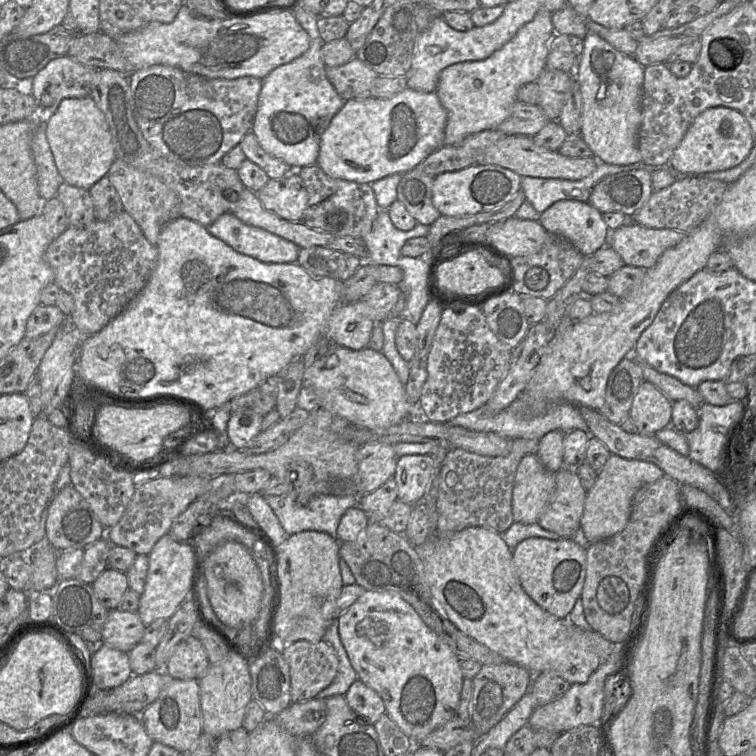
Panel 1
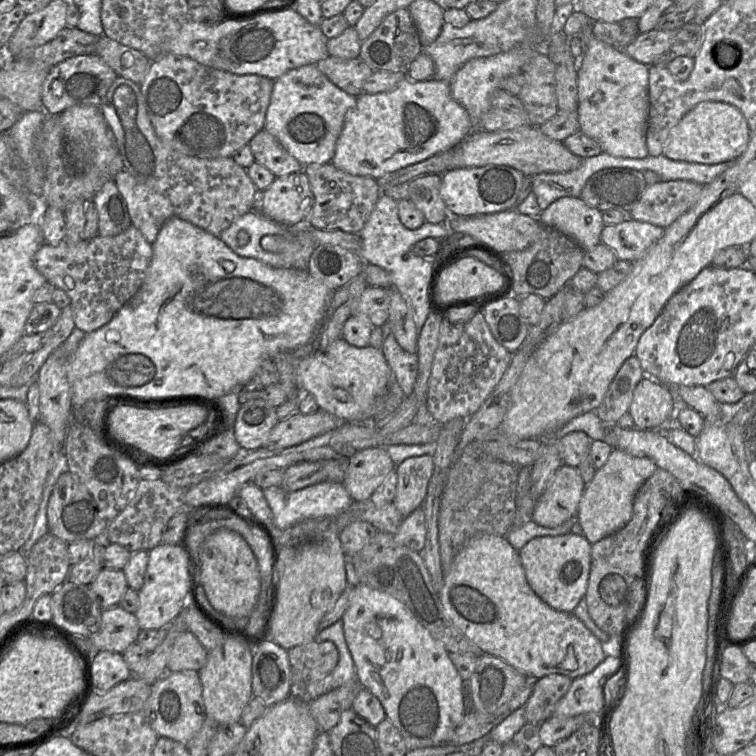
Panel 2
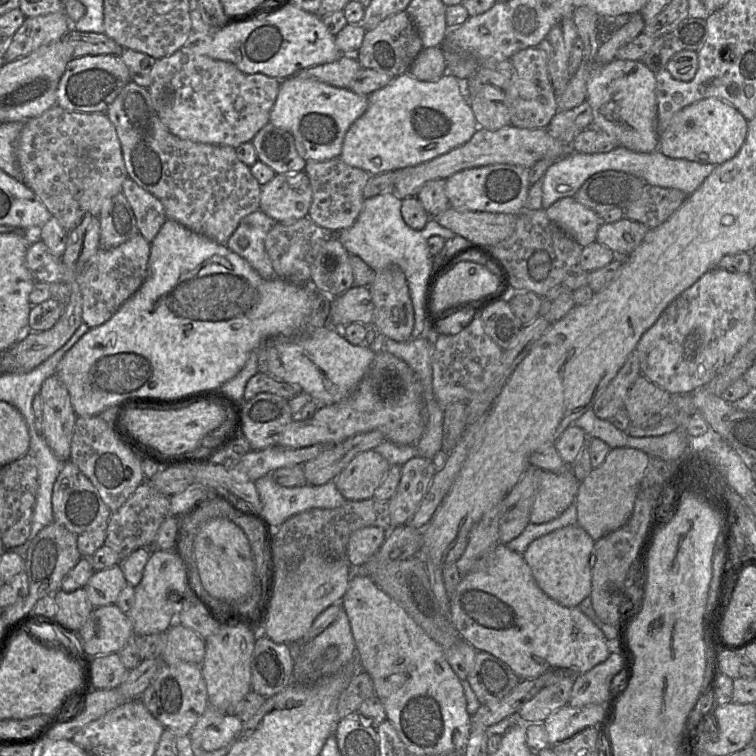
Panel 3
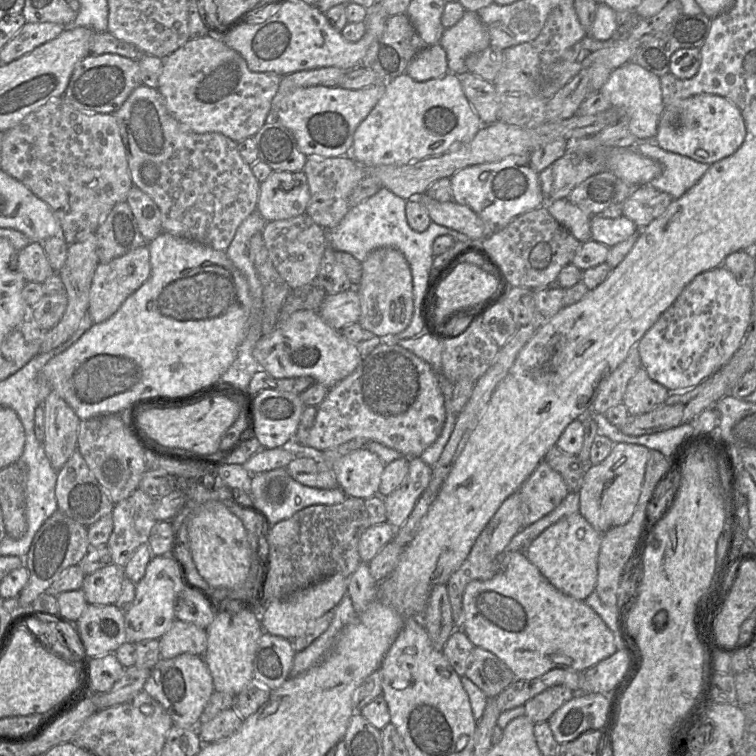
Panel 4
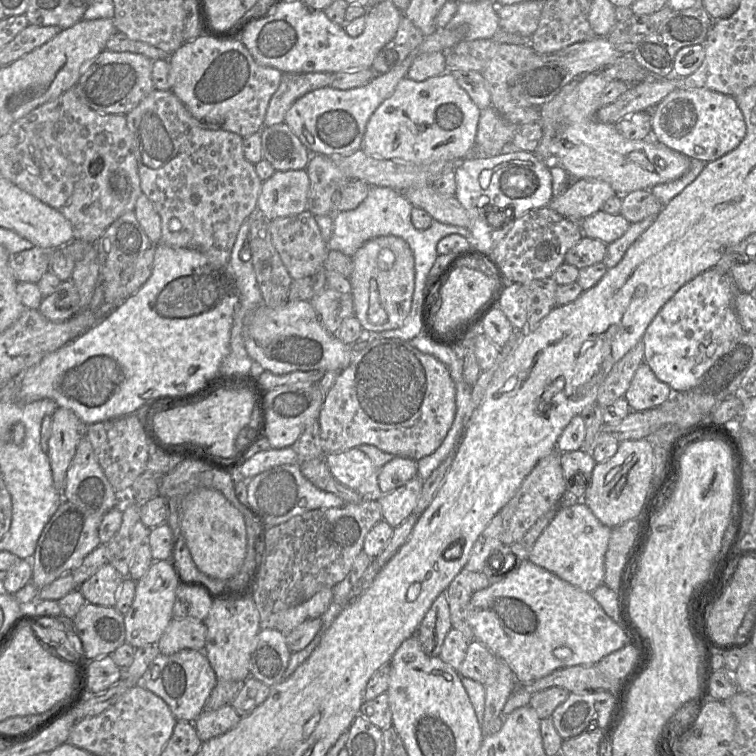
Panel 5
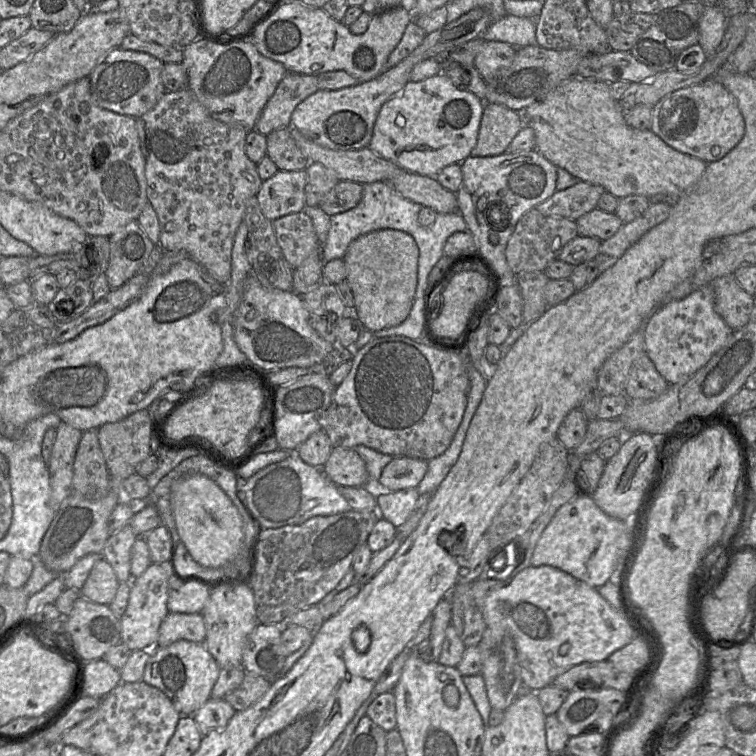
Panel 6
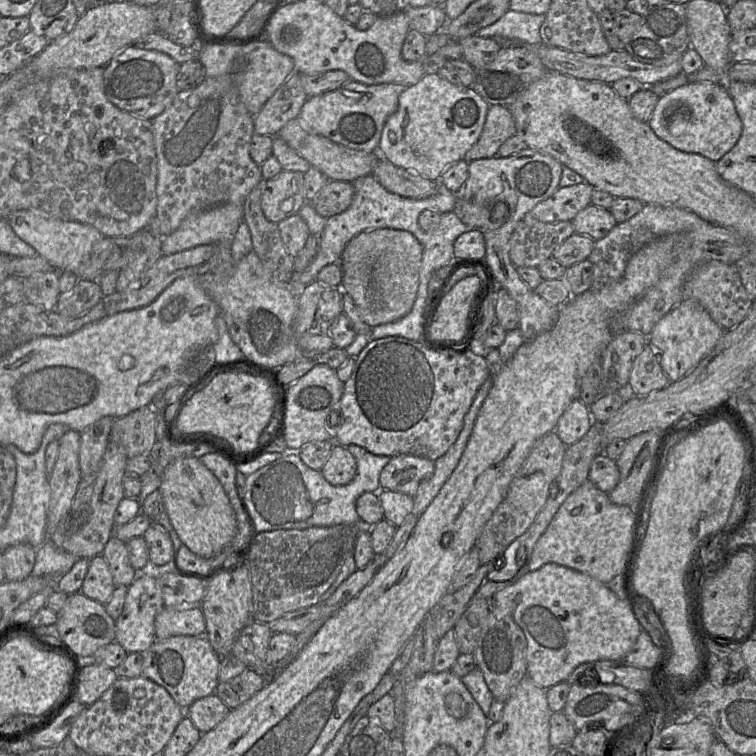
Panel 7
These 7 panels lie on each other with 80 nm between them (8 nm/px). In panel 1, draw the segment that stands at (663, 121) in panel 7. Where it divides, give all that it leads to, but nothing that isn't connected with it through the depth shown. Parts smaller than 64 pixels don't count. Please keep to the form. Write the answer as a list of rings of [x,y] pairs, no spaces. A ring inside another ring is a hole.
[[[712,107],[698,115],[672,154],[669,165],[679,176],[703,176],[725,171],[741,164],[750,154],[755,138],[749,122],[739,111]]]

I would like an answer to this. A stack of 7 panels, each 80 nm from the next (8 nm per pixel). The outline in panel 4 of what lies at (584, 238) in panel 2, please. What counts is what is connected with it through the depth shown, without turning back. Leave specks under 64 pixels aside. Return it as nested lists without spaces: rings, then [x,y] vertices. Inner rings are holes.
[[[566,198],[552,202],[547,210],[559,224],[566,228],[581,243],[591,239],[591,216]]]

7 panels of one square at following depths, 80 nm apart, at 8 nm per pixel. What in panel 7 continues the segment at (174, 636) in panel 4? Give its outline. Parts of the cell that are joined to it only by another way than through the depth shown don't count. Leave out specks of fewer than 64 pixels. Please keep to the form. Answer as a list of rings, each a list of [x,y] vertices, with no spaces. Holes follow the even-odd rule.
[[[200,605],[164,608],[155,618],[155,638],[205,636],[206,623]]]

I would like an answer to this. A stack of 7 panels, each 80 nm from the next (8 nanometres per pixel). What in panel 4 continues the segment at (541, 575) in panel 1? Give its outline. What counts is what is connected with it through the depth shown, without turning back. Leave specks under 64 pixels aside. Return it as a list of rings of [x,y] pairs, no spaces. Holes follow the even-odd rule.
[[[575,512],[545,529],[527,547],[525,555],[558,590],[584,601],[596,587],[602,534],[579,512]]]

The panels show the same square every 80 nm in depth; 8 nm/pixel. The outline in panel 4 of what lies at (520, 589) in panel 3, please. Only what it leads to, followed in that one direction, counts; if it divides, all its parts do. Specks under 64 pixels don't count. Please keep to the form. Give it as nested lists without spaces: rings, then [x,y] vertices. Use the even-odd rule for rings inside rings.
[[[504,550],[498,556],[497,572],[491,579],[484,581],[473,580],[467,584],[463,594],[463,613],[464,623],[462,625],[462,630],[468,636],[472,644],[495,654],[512,671],[516,680],[532,680],[554,668],[572,669],[583,672],[618,650],[615,635],[603,619],[583,600],[577,600],[552,585],[541,574],[539,569],[527,559],[523,551]]]

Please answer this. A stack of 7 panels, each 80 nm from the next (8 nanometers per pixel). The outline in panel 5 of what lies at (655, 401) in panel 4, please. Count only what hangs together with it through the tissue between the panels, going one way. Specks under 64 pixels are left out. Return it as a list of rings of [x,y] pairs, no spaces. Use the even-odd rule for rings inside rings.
[[[644,361],[636,370],[625,393],[633,411],[643,411],[665,402],[674,392],[668,384],[660,381]]]

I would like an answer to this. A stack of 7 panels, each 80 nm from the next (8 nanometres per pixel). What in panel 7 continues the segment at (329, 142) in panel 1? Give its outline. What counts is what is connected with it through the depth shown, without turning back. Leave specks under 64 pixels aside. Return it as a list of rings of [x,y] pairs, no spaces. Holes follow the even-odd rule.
[[[430,70],[400,94],[397,110],[389,116],[383,127],[377,152],[395,166],[413,171],[425,179],[440,181],[441,173],[448,166],[464,159],[466,152],[479,139],[489,106],[471,87],[454,85],[442,78],[437,70]]]

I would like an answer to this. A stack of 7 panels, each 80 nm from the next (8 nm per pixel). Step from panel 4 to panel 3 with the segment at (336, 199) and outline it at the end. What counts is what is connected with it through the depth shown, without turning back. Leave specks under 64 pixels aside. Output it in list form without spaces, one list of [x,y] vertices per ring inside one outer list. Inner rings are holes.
[[[339,157],[327,161],[307,160],[304,171],[312,188],[308,217],[327,232],[339,232],[351,227],[362,210],[365,201],[363,189],[371,175],[347,165]]]

